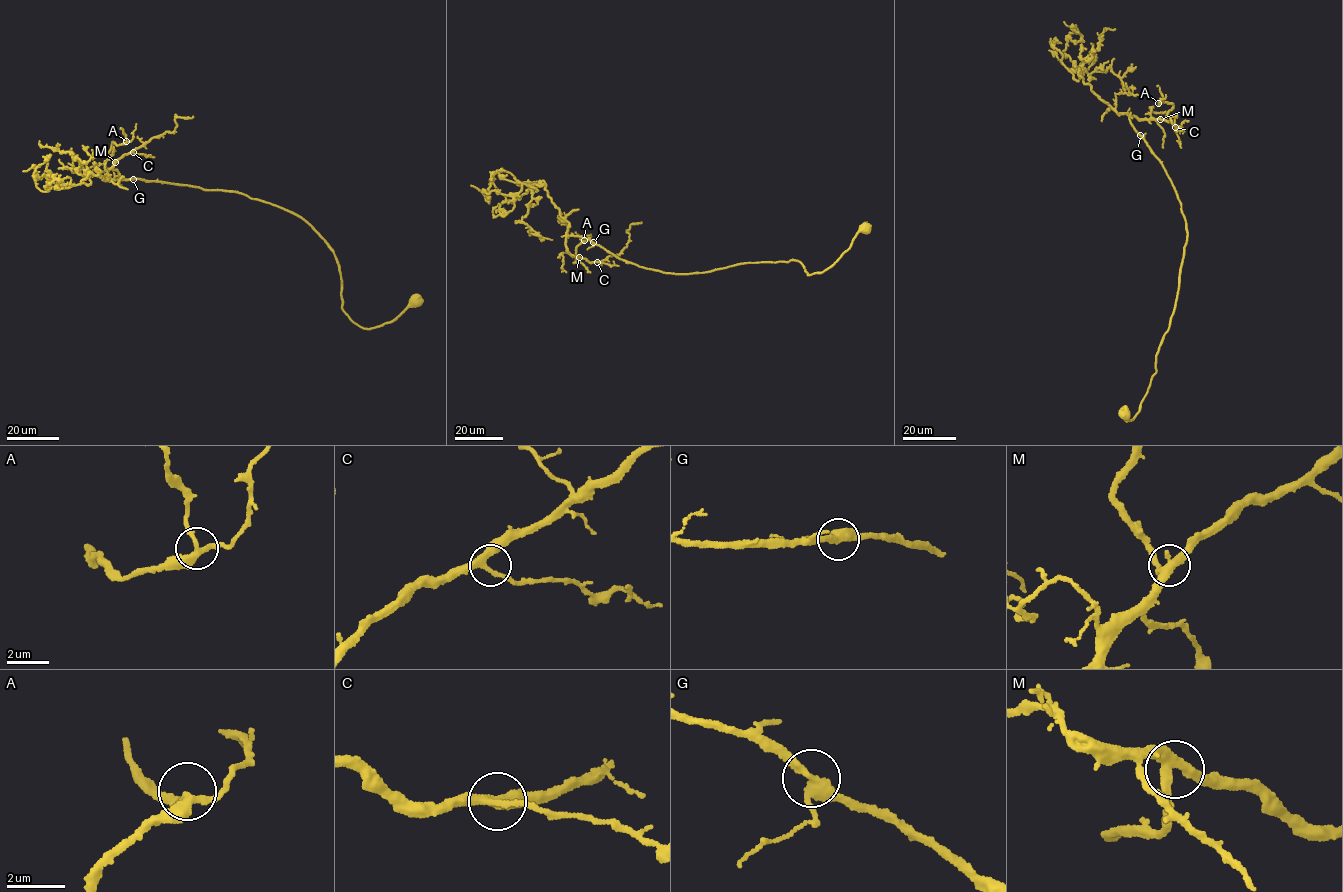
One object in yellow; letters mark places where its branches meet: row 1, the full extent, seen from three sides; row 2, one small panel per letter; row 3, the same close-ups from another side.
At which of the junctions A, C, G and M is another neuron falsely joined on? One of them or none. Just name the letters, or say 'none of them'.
none of them

